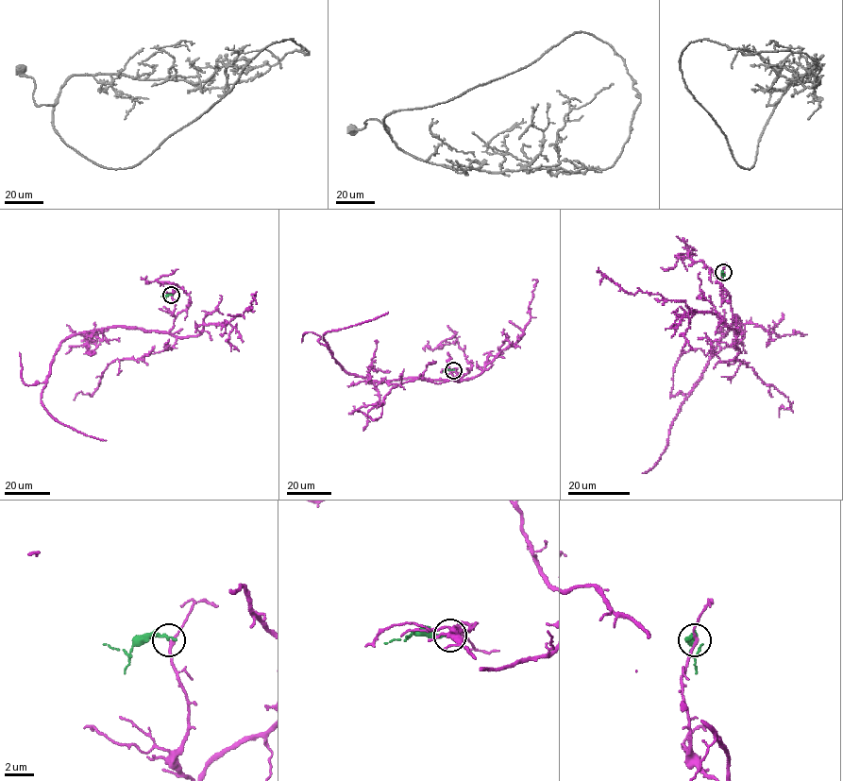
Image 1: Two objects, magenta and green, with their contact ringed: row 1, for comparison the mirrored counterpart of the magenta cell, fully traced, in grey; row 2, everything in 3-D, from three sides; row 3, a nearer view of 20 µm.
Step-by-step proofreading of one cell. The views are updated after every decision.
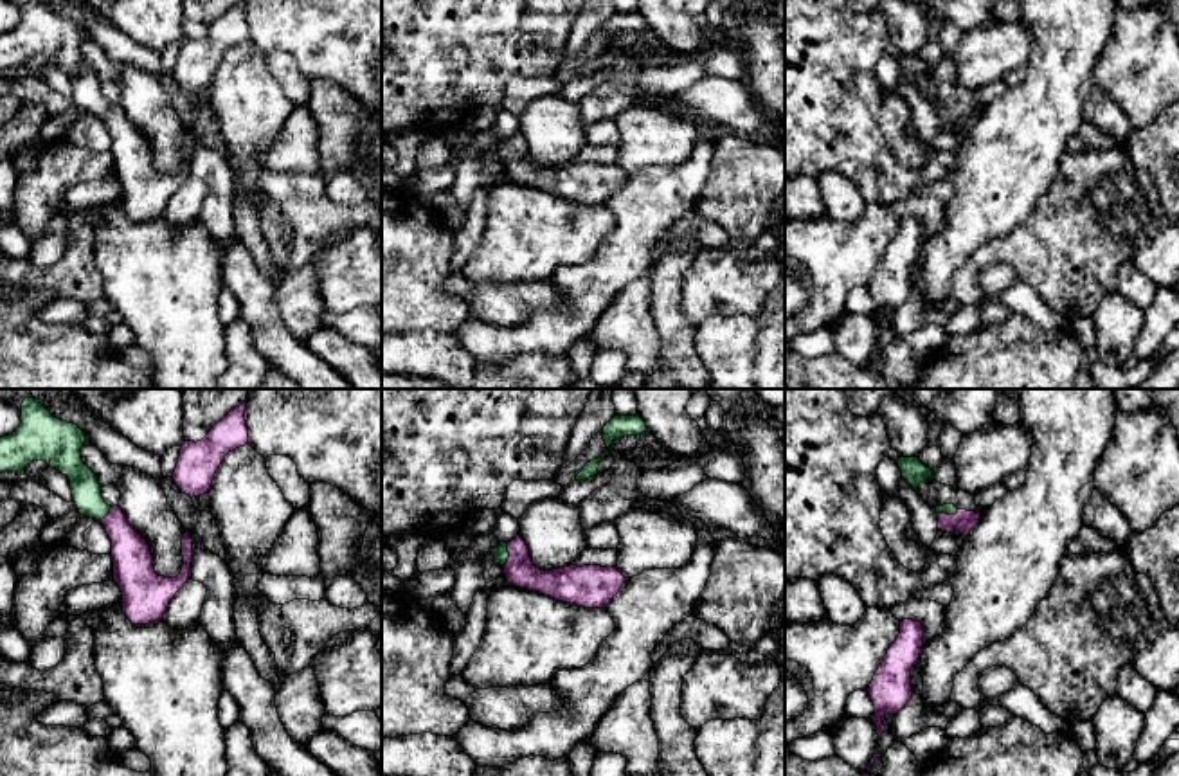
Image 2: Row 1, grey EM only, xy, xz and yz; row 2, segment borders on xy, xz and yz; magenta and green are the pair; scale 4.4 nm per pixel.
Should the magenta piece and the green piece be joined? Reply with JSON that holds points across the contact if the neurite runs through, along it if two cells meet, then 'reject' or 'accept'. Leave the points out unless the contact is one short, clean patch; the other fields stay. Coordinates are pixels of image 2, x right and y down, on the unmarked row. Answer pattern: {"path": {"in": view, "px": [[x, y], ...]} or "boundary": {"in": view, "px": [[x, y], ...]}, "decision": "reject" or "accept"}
{"path": {"in": "xz", "px": [[519, 166], [510, 152], [501, 150]]}, "decision": "accept"}

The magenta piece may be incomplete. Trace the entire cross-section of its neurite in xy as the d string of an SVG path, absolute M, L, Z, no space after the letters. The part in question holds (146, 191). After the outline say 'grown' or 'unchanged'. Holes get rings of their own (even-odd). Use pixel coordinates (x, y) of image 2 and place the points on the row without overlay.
M22 0L22 20L0 34L0 68L16 68L32 58L45 58L70 77L81 112L99 117L110 137L113 178L122 189L122 209L133 221L149 221L164 214L169 198L189 176L193 135L182 133L182 167L176 175L155 169L148 139L130 122L119 103L108 103L95 70L83 59L85 29L54 14L41 0Z; grown

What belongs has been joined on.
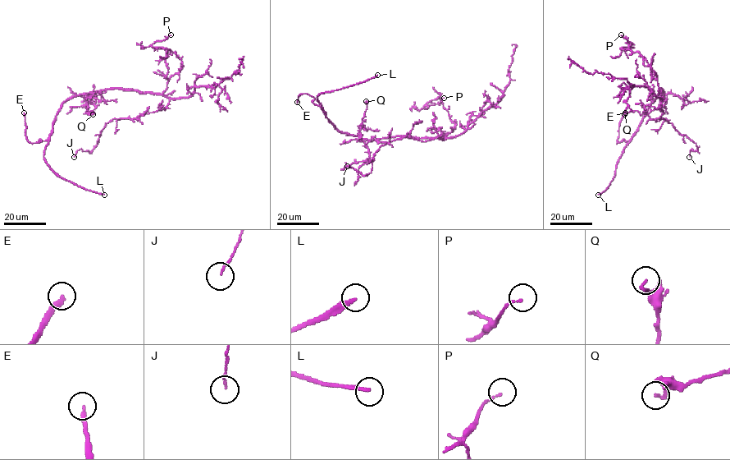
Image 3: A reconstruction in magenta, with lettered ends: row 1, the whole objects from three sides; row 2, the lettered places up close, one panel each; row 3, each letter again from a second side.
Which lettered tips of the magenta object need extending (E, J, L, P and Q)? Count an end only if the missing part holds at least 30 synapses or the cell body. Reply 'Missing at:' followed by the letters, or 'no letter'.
Missing at: E, L

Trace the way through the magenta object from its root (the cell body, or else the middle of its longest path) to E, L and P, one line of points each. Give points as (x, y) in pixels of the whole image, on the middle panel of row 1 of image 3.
E: (388, 137), (366, 140), (341, 133), (328, 120), (320, 107), (312, 103), (312, 97), (301, 94), (297, 102)
L: (388, 137), (366, 140), (340, 132), (326, 117), (317, 98), (321, 93), (357, 85), (377, 75)
P: (388, 137), (431, 138), (451, 132), (454, 123), (440, 98), (429, 101), (424, 108), (437, 104), (444, 98)

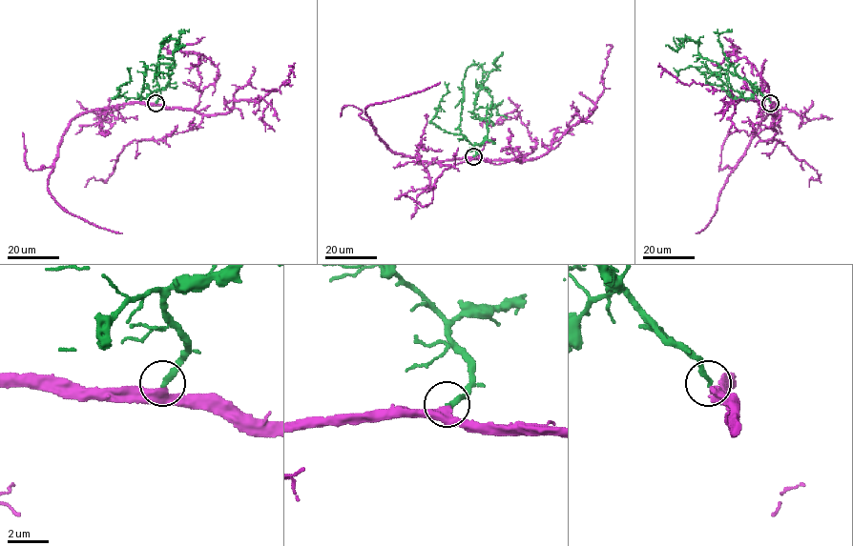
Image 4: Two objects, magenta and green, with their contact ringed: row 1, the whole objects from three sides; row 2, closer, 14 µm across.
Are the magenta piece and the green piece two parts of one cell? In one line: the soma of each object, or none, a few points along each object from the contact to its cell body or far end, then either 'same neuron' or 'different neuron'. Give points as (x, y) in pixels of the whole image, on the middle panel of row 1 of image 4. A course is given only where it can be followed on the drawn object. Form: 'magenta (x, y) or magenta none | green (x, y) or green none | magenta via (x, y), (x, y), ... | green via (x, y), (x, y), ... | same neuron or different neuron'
magenta none | green none | magenta via (473, 156), (426, 163), (395, 153), (377, 135), (365, 114), (369, 105), (413, 93), (440, 82) | green via (473, 156), (473, 147), (487, 135), (487, 112), (492, 99), (477, 86), (497, 70), (494, 60), (503, 52) | same neuron

